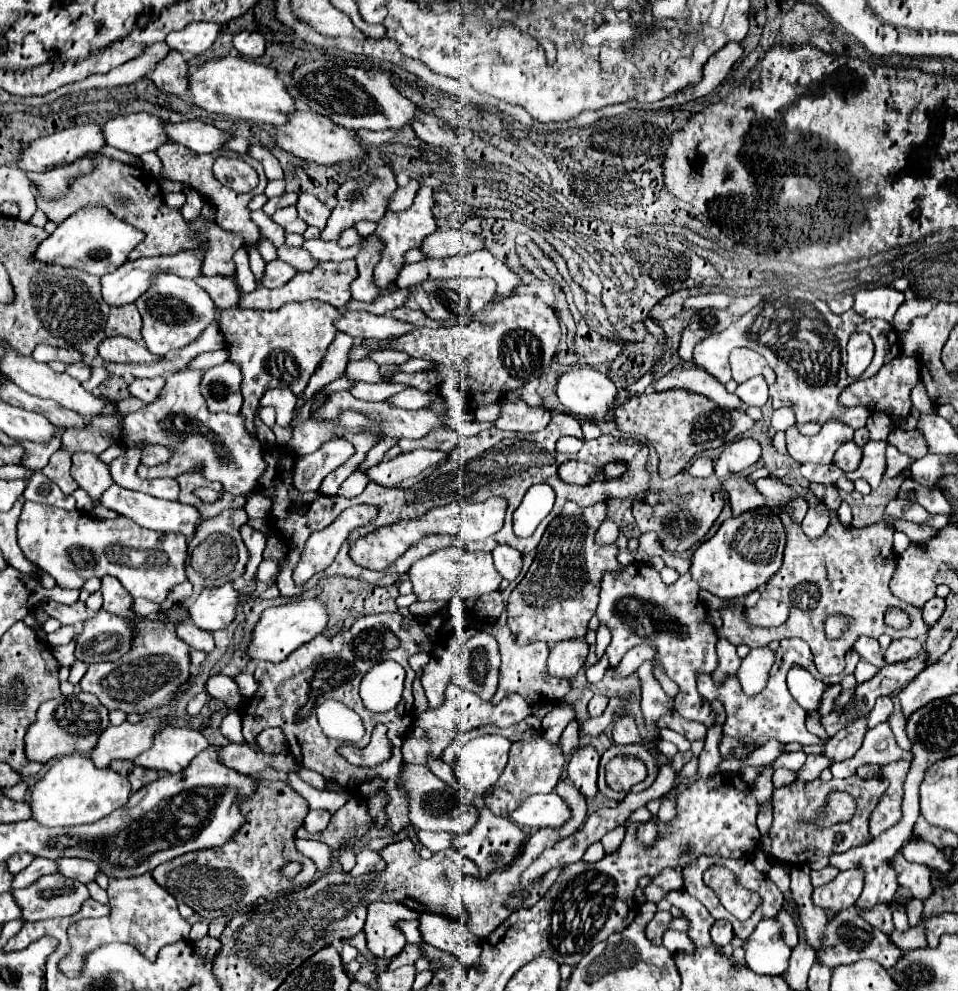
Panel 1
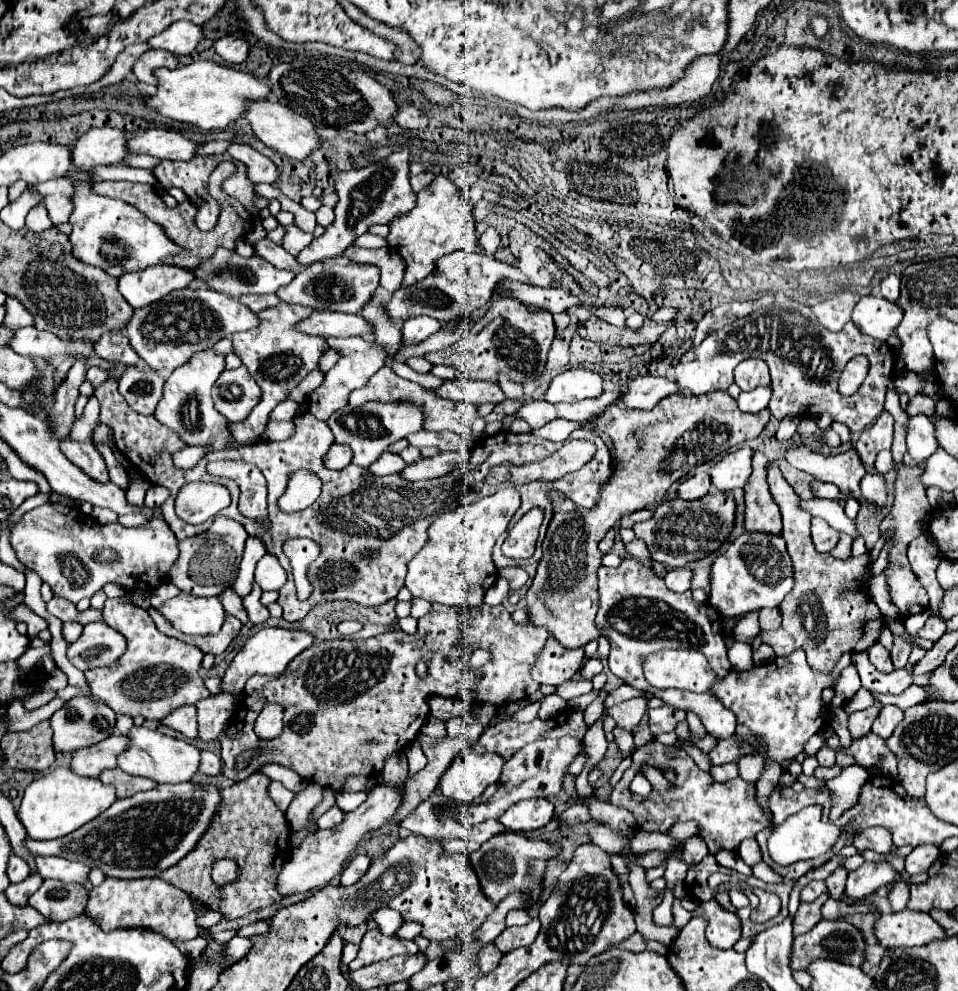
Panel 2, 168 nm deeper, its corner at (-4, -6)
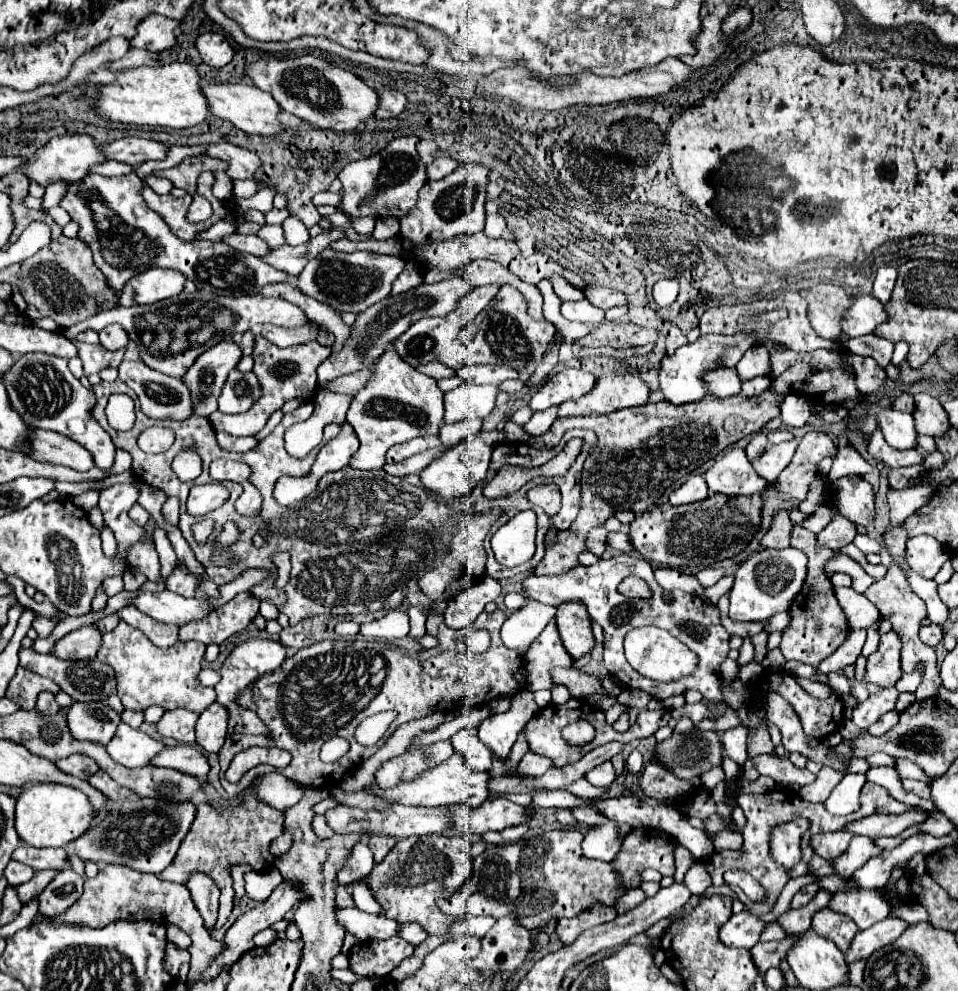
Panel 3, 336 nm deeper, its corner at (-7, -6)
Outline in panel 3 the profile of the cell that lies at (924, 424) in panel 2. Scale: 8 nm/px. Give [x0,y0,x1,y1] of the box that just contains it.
[878,409,916,449]

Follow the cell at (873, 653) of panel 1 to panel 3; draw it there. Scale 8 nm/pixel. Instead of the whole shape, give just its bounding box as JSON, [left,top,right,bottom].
[864,631,902,687]

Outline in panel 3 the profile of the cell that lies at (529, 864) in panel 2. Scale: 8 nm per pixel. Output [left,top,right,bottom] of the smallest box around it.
[438,827,680,931]

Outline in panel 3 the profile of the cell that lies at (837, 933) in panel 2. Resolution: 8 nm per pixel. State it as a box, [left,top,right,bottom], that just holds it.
[750,937,794,971]

